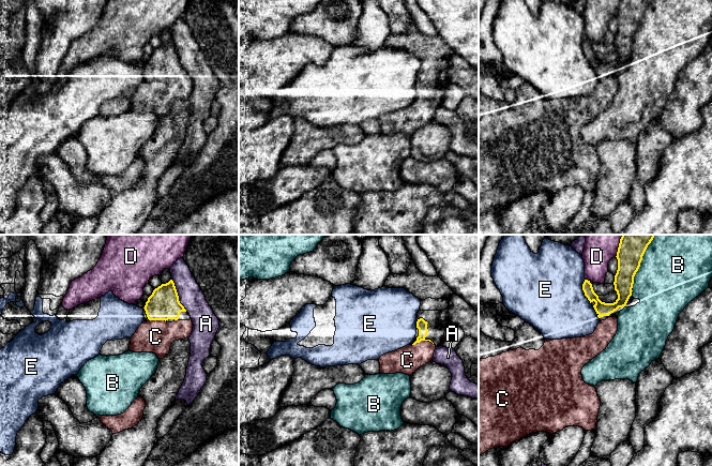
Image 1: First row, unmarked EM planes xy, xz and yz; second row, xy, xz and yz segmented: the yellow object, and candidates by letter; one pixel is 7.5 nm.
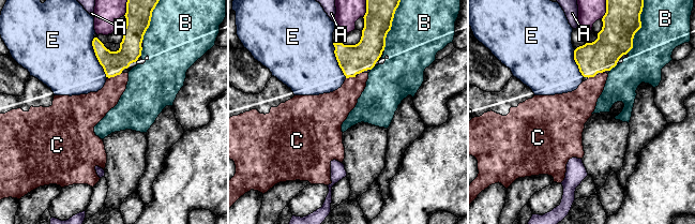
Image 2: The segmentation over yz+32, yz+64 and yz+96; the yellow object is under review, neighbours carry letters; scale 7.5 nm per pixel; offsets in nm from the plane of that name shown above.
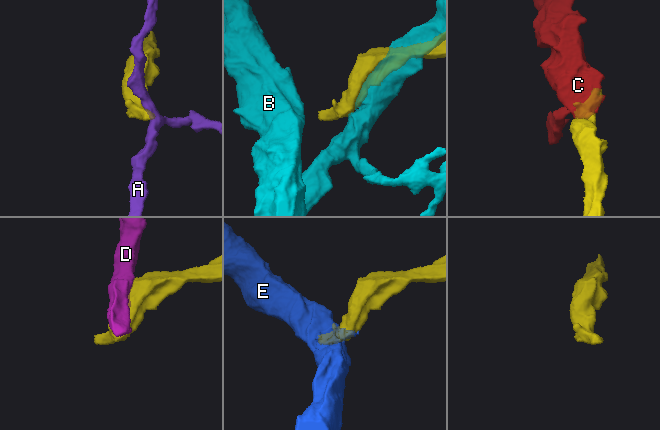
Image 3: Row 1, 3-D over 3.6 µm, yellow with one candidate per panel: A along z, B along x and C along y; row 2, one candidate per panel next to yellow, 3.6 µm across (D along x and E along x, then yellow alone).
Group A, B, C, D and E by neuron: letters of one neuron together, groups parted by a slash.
A / B / C / D / E

